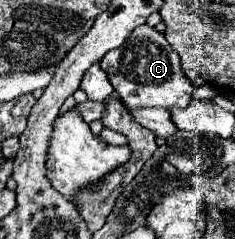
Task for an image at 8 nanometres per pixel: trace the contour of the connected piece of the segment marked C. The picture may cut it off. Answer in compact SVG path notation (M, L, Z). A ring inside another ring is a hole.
M148 25L136 27L118 49L112 49L110 53L106 53L106 57L102 57L100 65L128 109L138 107L170 109L186 107L192 101L194 87L182 73L178 53L170 47L166 37L158 33L154 27Z

